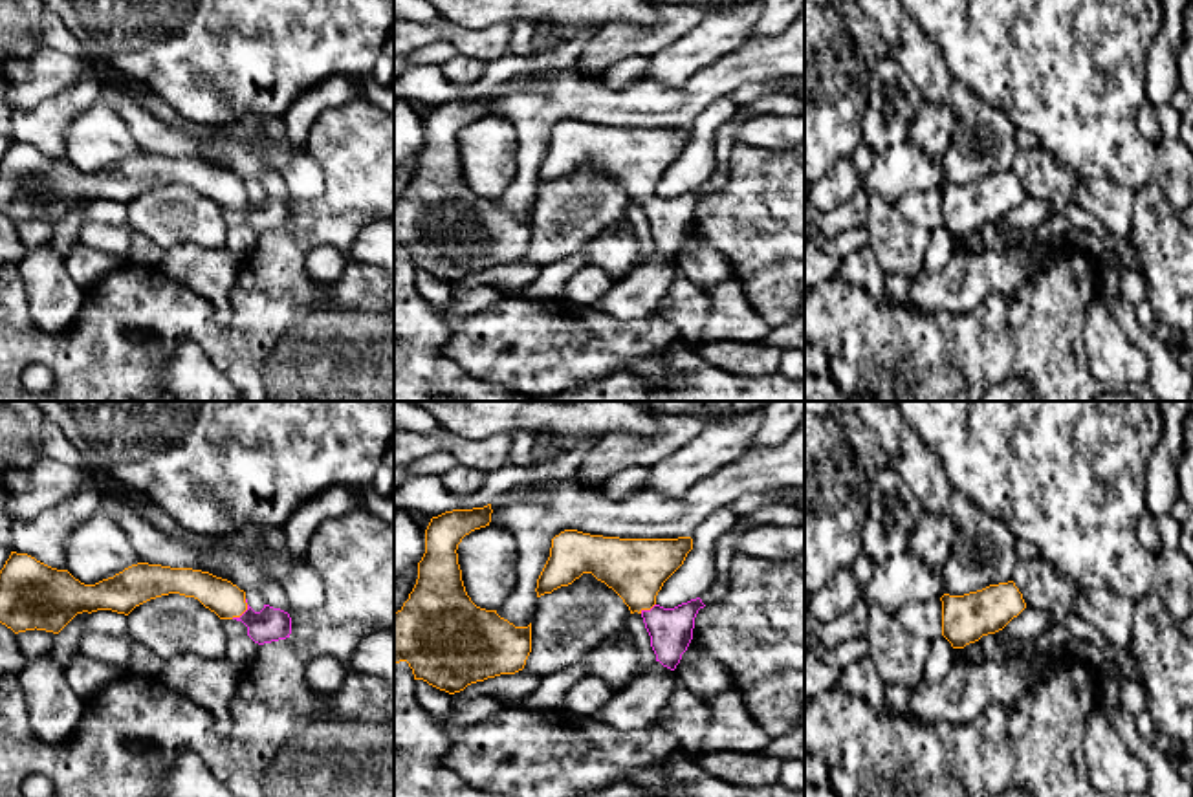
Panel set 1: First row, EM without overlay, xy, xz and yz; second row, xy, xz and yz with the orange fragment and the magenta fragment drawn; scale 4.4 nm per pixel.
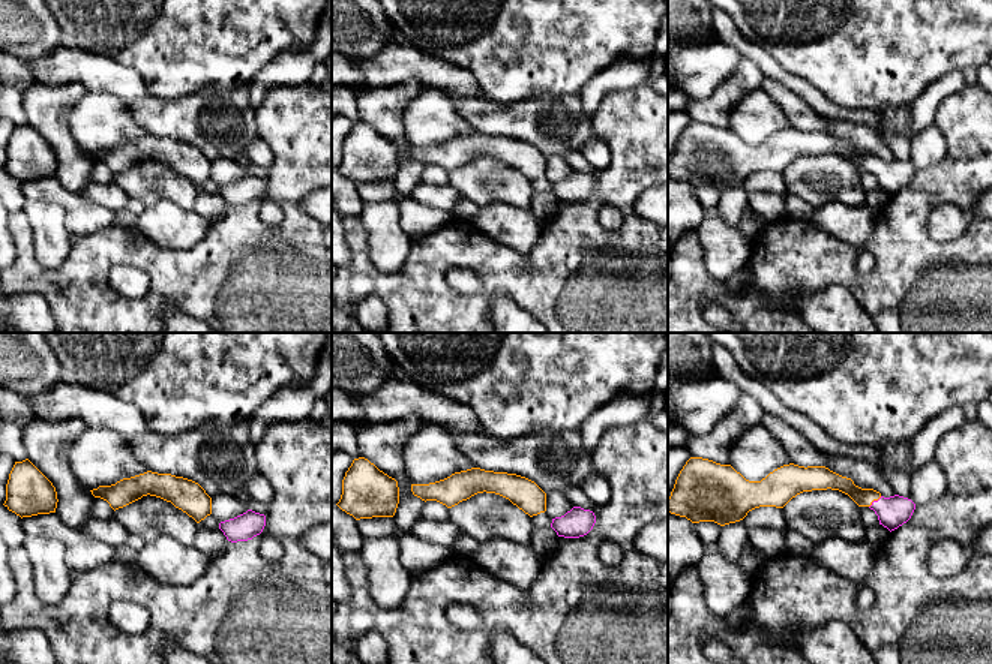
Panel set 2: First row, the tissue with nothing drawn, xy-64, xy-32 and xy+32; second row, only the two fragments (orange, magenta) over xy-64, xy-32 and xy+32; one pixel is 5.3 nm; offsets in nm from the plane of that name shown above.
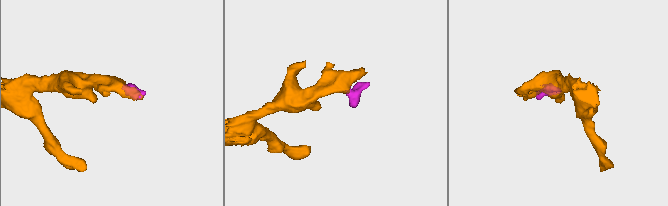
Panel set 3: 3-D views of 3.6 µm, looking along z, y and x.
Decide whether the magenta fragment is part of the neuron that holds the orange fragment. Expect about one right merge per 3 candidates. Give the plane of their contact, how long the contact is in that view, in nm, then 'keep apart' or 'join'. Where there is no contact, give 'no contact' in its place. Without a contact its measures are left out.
contact in xy; length 110 nm; join

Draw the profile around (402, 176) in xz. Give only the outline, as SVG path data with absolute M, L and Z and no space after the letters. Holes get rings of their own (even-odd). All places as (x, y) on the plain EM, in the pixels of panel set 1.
M418 154L394 170L394 203L401 200L418 169Z

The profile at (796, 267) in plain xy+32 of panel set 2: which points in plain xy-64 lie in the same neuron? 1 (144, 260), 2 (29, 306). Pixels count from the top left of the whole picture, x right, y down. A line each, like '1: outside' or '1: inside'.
1: inside
2: outside

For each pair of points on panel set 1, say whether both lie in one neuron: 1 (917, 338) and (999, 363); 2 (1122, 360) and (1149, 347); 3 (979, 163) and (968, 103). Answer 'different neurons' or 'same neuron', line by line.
1: same neuron
2: different neurons
3: same neuron

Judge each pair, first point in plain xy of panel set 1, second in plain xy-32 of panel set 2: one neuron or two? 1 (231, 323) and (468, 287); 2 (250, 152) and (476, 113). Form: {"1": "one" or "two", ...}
{"1": "two", "2": "one"}

